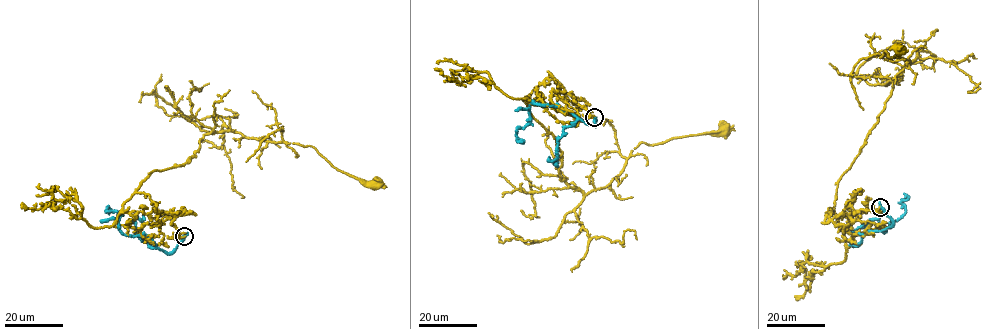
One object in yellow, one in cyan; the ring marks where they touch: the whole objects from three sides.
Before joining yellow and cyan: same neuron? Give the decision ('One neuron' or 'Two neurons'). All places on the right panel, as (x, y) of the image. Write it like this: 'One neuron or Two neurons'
Two neurons

